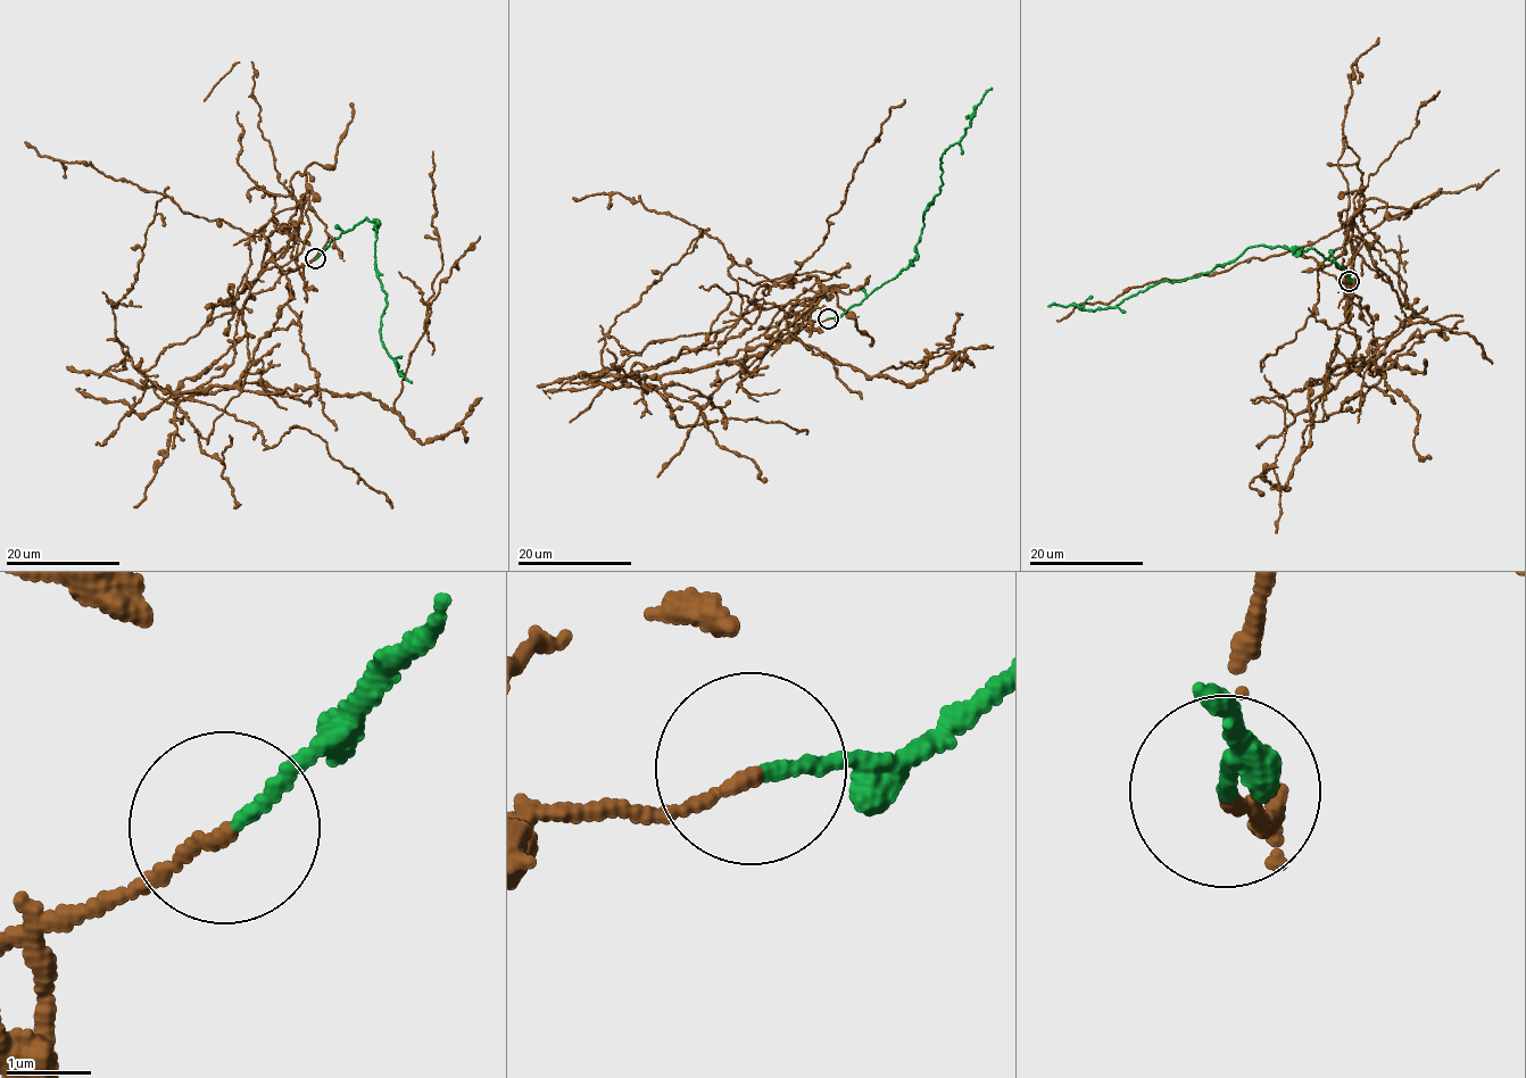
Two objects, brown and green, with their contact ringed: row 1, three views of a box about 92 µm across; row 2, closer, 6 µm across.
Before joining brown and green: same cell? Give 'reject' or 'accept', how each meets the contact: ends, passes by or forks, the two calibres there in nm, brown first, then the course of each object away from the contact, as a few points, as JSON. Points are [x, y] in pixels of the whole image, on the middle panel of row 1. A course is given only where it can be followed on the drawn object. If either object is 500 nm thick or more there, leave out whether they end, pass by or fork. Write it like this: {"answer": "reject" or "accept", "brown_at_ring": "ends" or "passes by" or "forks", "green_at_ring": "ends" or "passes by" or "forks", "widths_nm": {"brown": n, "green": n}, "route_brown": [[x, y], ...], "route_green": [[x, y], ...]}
{"answer": "reject", "brown_at_ring": "ends", "green_at_ring": "ends", "widths_nm": {"brown": 140, "green": 130}, "route_brown": [[827, 317], [828, 293], [757, 308], [619, 373], [779, 338], [877, 376], [952, 347], [961, 315]], "route_green": [[829, 318], [861, 303], [914, 257], [923, 213], [939, 192], [940, 158], [964, 134], [975, 108], [993, 88]]}

